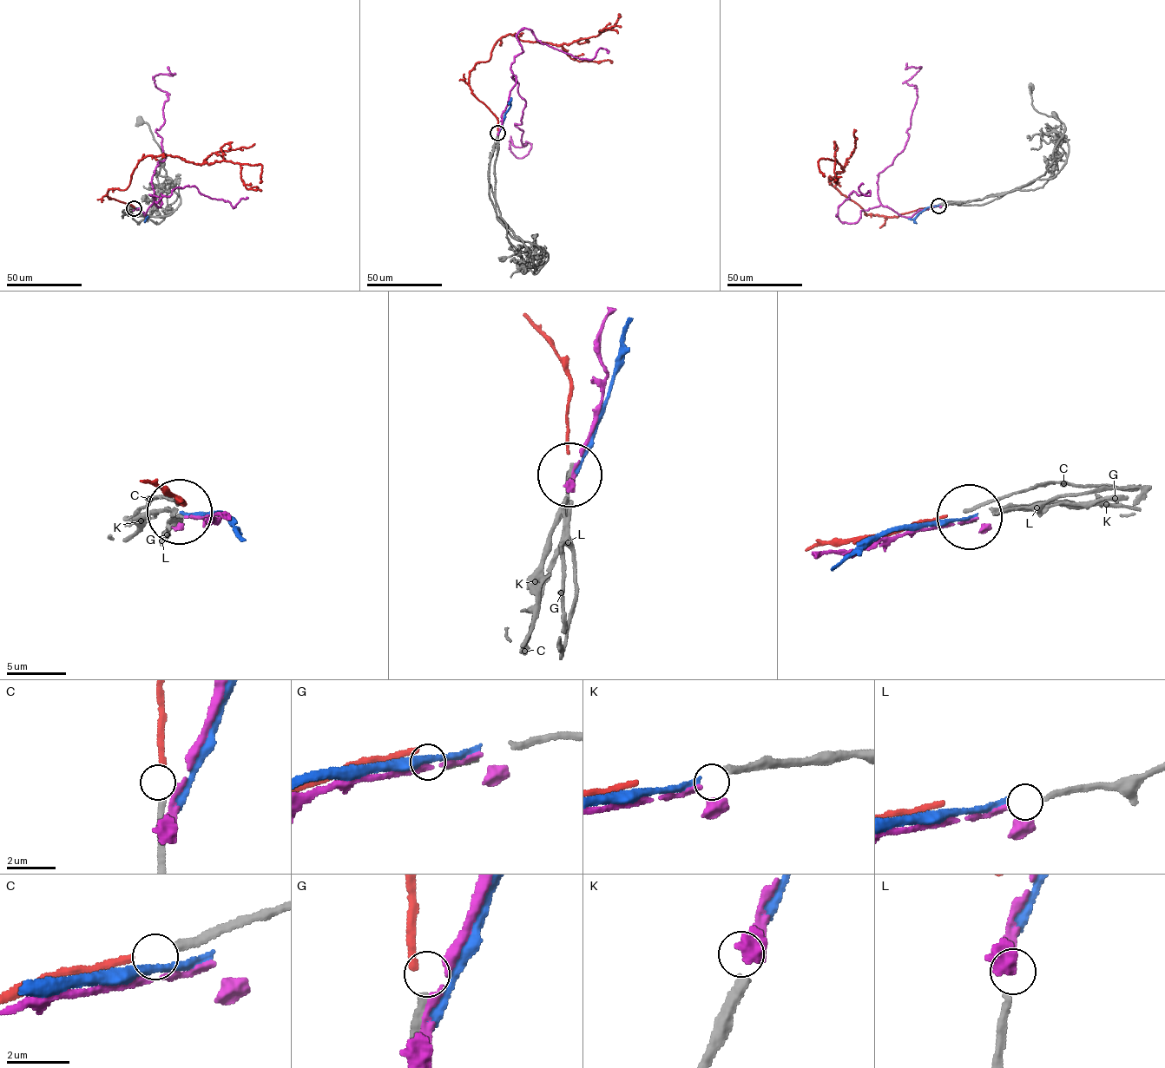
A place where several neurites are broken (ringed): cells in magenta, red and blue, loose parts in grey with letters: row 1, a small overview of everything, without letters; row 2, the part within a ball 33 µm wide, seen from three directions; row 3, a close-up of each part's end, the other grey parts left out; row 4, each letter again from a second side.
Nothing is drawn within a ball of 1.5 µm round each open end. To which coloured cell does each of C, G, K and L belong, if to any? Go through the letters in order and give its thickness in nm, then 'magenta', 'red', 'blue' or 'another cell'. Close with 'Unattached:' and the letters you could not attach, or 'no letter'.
C: calibre 260 nm; red
G: calibre 260 nm; another cell
K: calibre 320 nm; blue
L: calibre 220 nm; magenta
Unattached: G

